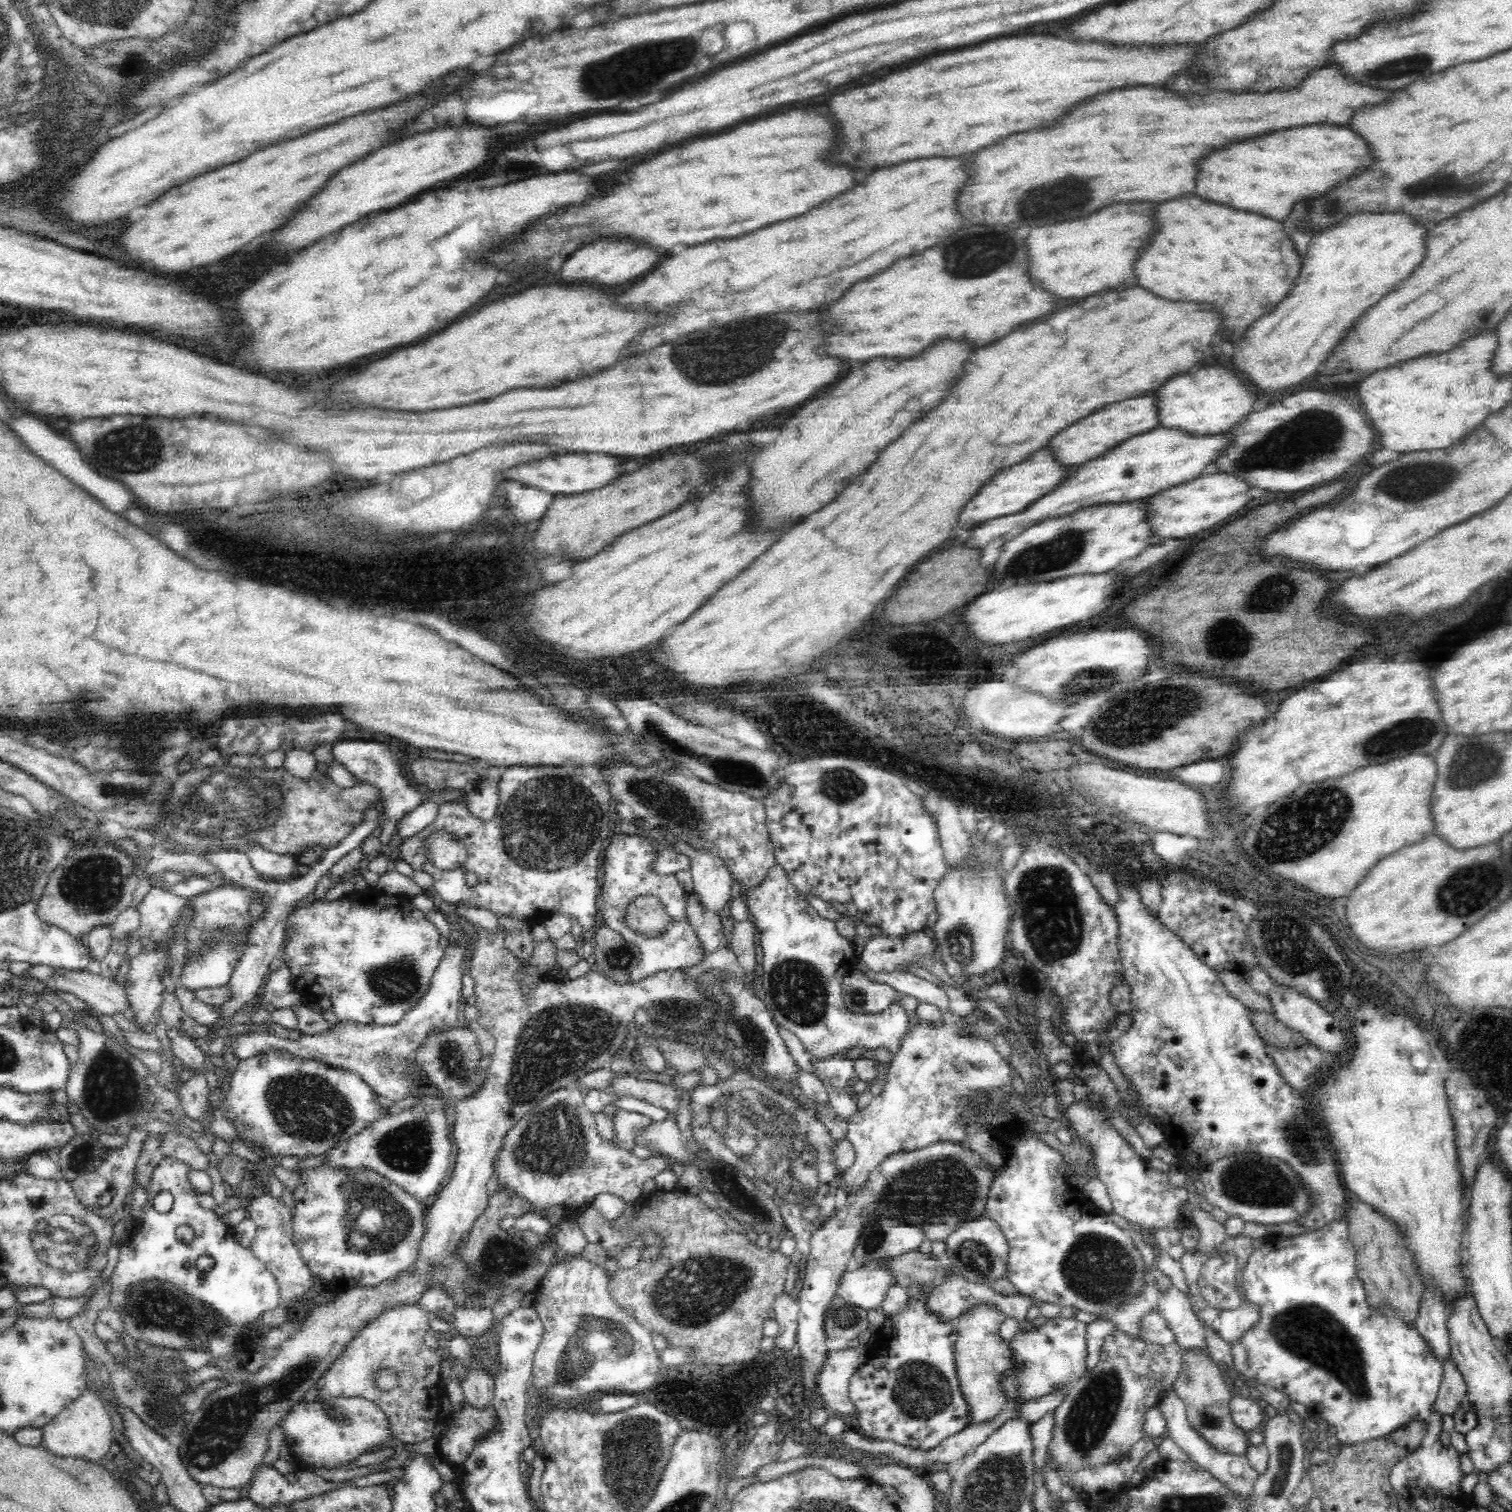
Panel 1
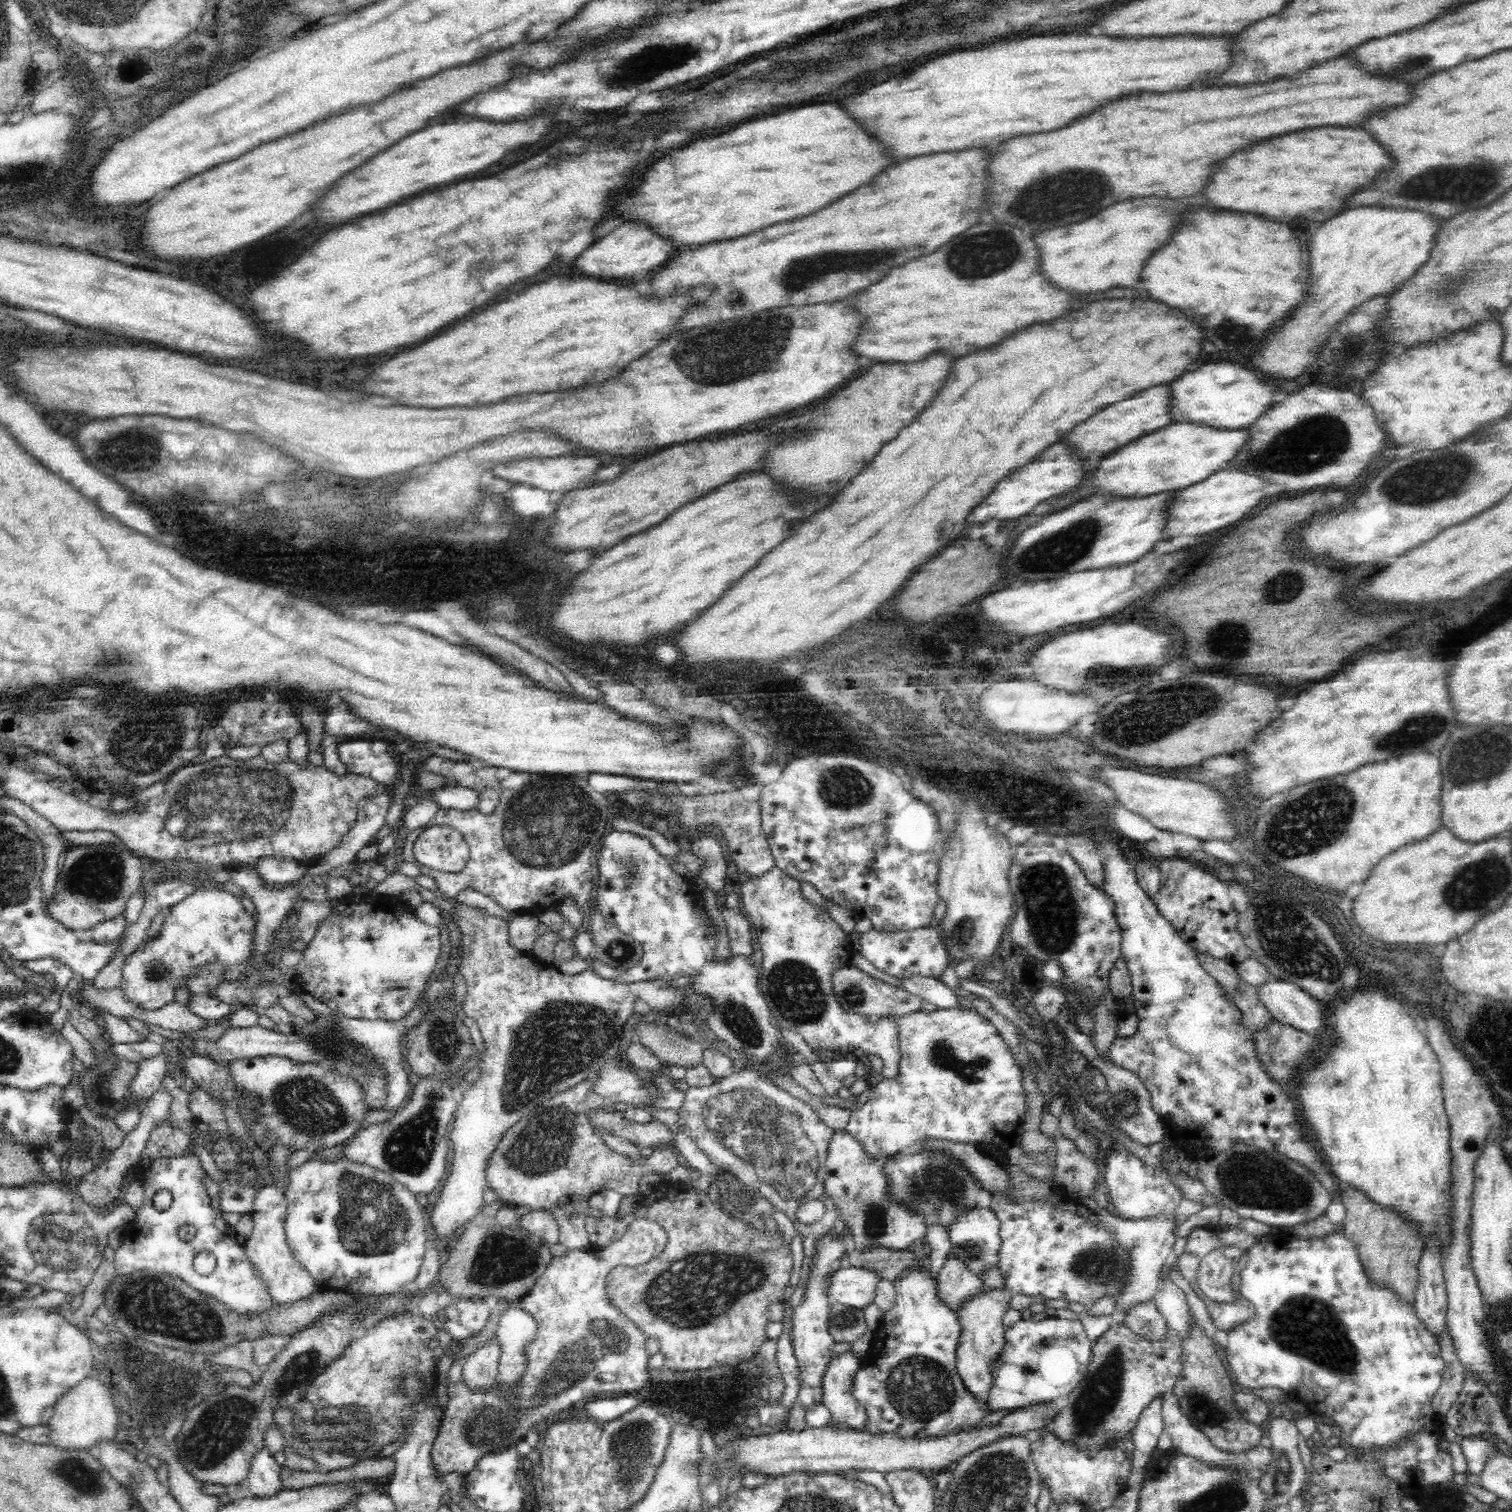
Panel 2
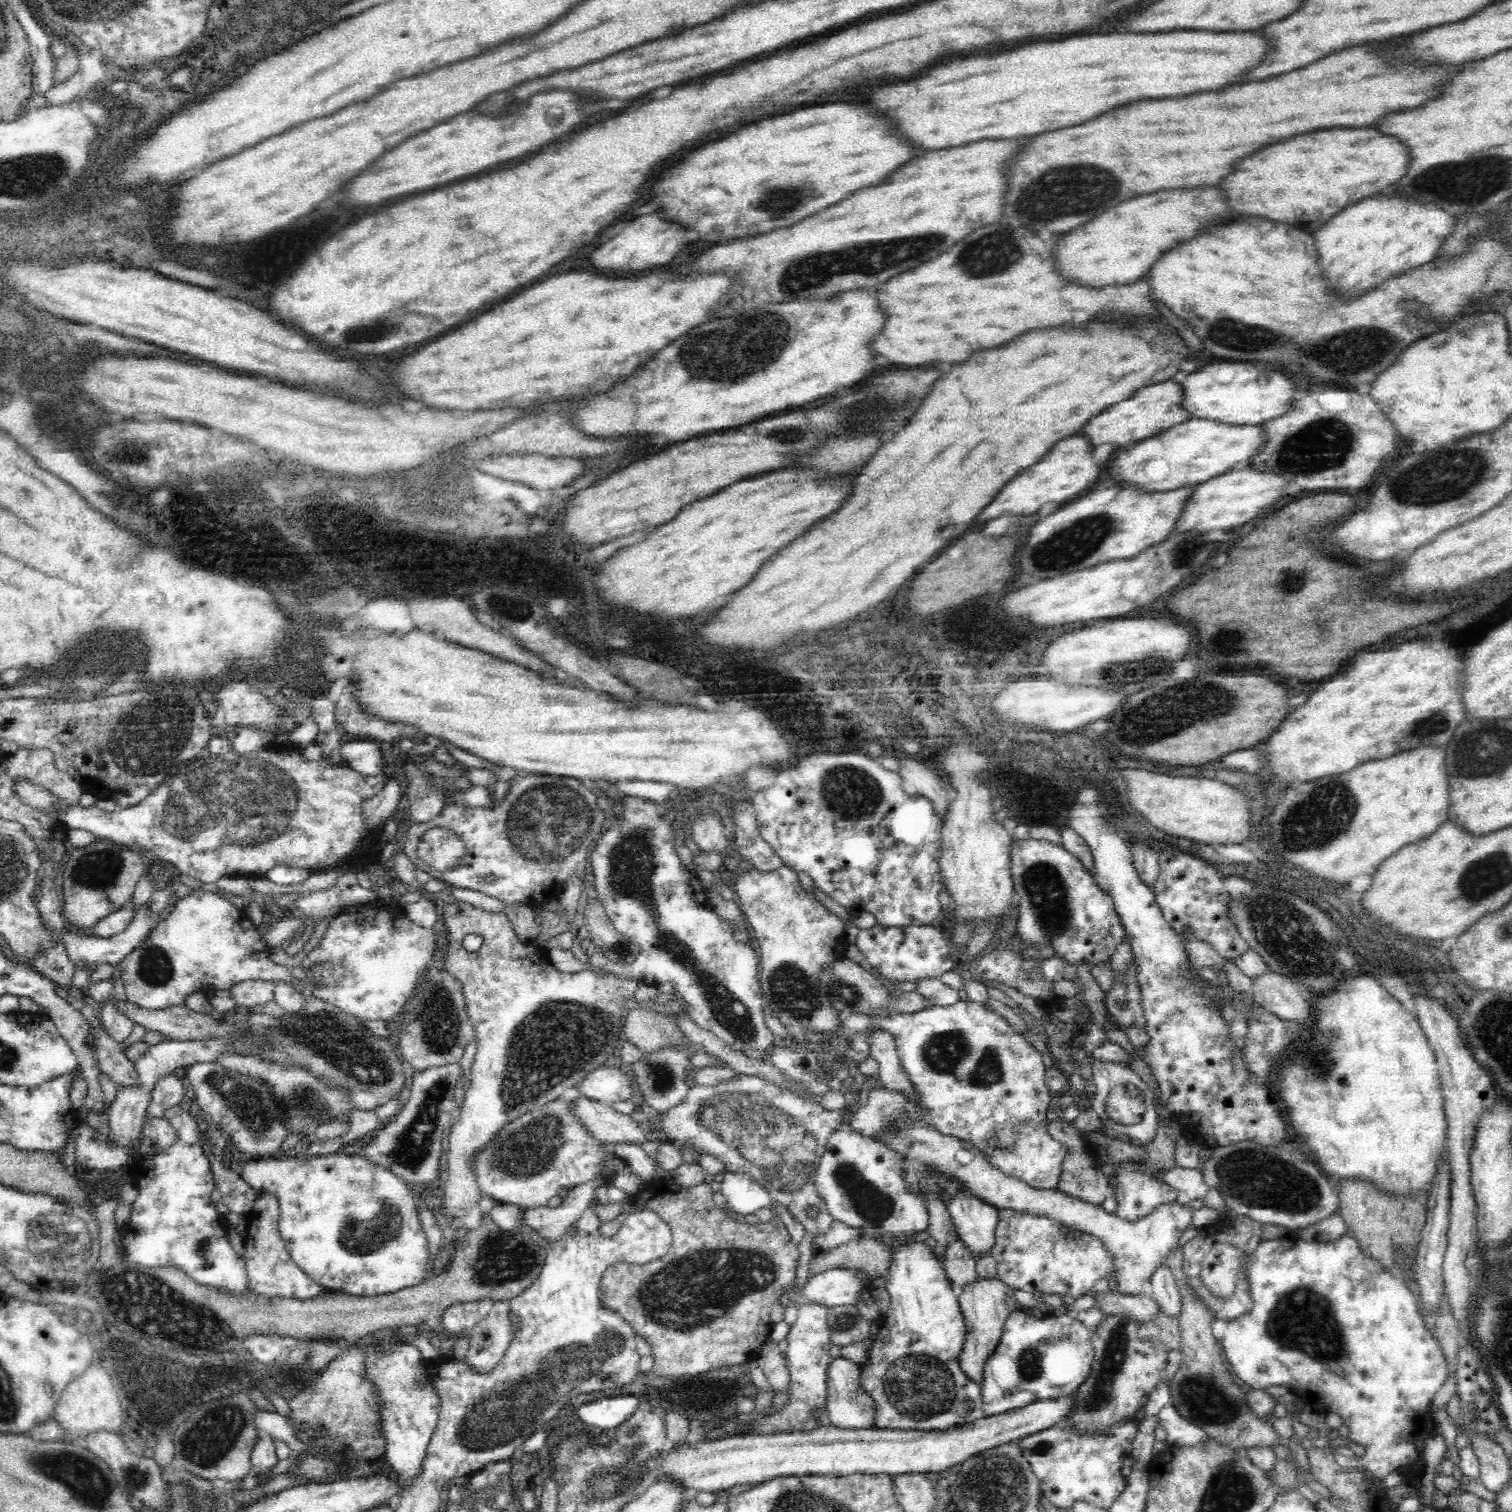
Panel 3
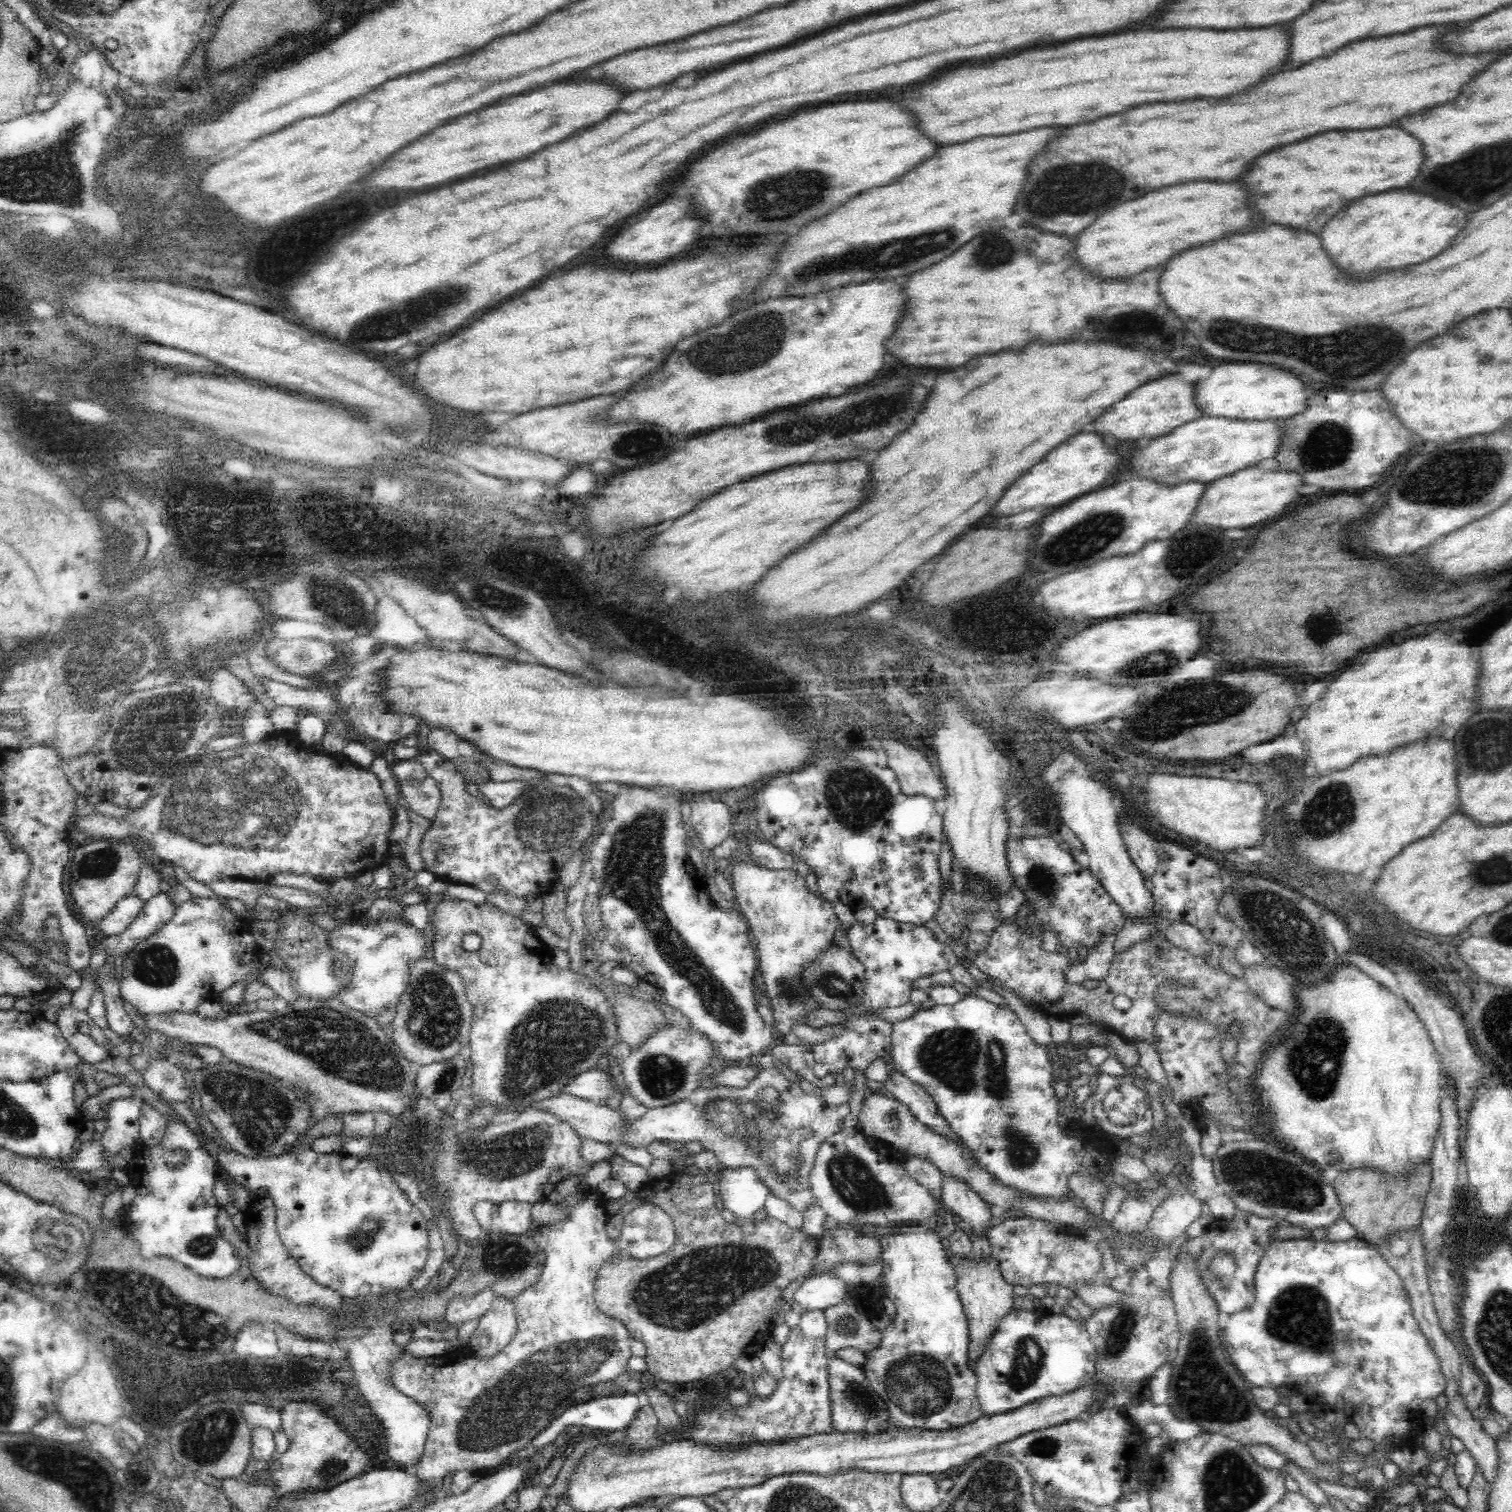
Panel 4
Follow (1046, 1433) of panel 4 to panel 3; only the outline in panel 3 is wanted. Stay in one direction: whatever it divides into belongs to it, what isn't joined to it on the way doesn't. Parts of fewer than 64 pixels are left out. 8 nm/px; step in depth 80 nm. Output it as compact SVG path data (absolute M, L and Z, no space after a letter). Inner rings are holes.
M1066 1420L1052 1424L1050 1428L1031 1434L1020 1442L1021 1454L1031 1464L1031 1470L1040 1478L1041 1492L1050 1503L1058 1508L1070 1508L1076 1501L1086 1501L1102 1509L1110 1508L1111 1504L1122 1494L1133 1464L1133 1443L1137 1436L1137 1428L1133 1422L1118 1424L1106 1428L1098 1436L1085 1436L1082 1432L1072 1431Z

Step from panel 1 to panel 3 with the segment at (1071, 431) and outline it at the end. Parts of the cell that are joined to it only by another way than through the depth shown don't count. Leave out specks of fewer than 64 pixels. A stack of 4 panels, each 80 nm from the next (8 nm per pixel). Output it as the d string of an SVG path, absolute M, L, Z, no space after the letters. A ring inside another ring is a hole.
M1172 380L1139 388L1128 400L1117 402L1106 408L1106 412L1102 412L1100 416L1094 416L1094 420L1088 420L1075 434L1086 436L1090 445L1112 444L1114 448L1129 447L1188 420L1188 411L1181 404L1182 398L1184 395L1181 386L1174 384Z

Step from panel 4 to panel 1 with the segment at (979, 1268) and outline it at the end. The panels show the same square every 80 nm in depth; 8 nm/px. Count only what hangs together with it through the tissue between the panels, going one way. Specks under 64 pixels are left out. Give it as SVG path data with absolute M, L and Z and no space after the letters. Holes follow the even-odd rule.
M976 1306L968 1314L960 1315L960 1338L956 1343L957 1375L964 1400L969 1408L969 1424L979 1425L991 1421L1013 1403L1003 1394L1001 1380L1005 1372L1012 1369L1011 1348L1002 1341L1000 1326L1006 1315L991 1306Z

